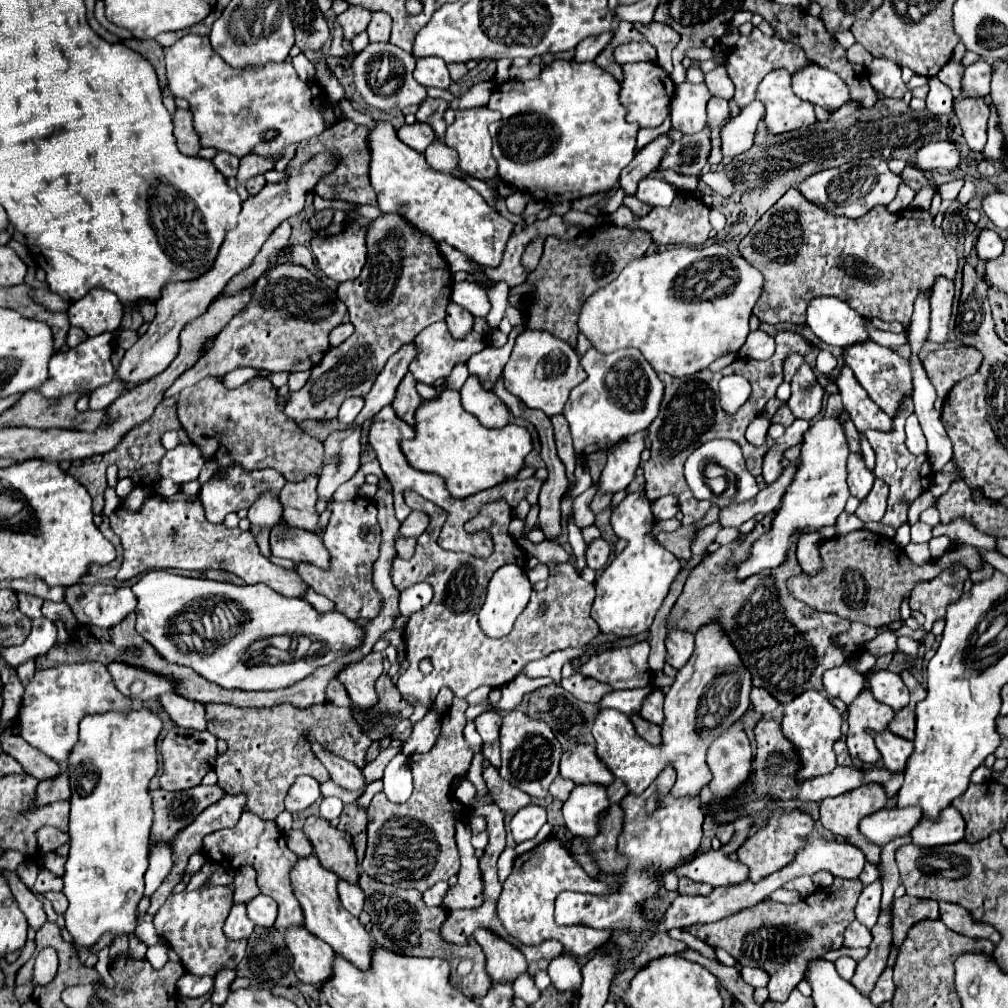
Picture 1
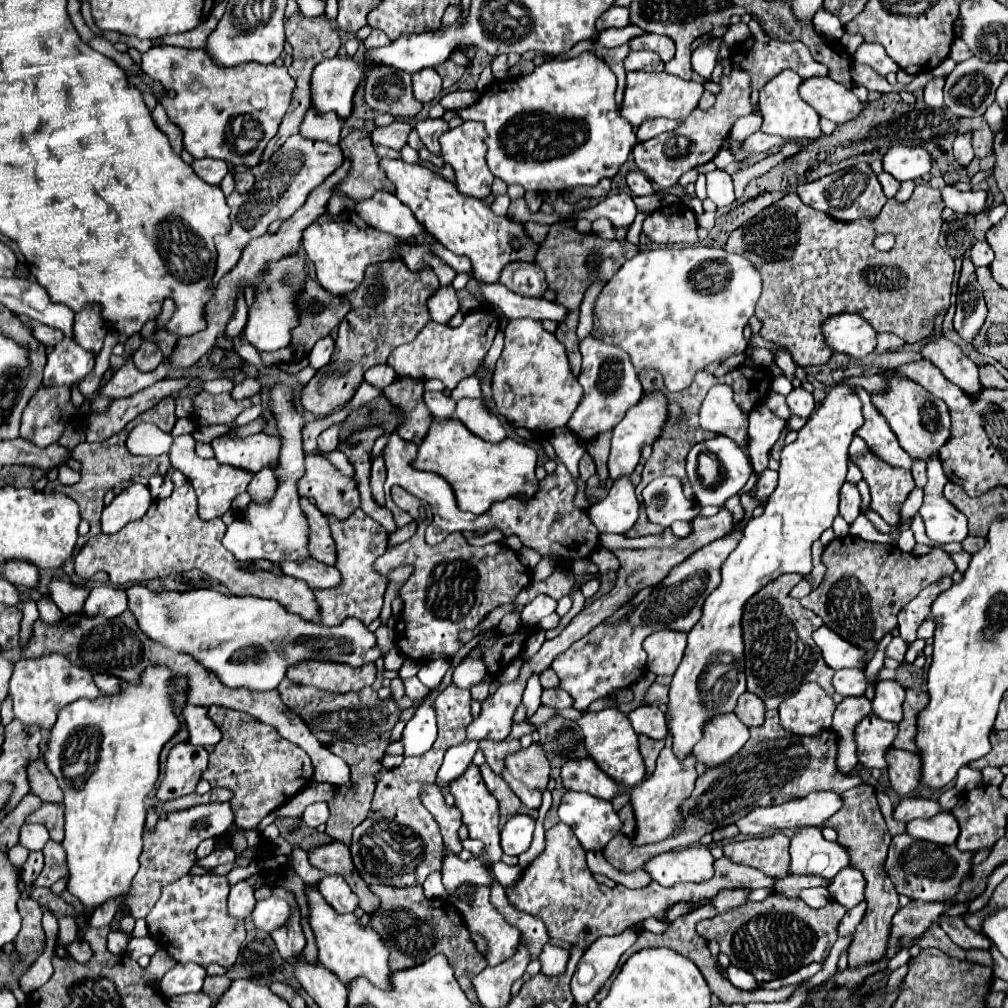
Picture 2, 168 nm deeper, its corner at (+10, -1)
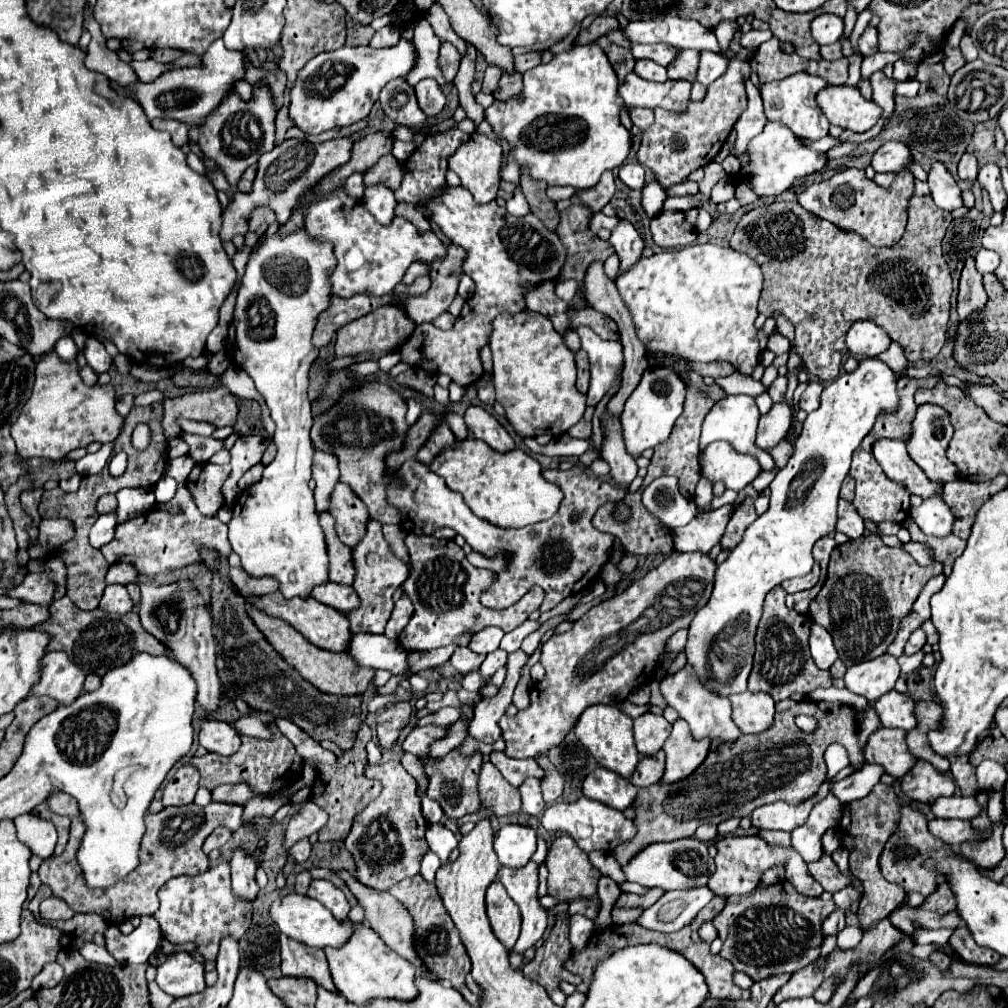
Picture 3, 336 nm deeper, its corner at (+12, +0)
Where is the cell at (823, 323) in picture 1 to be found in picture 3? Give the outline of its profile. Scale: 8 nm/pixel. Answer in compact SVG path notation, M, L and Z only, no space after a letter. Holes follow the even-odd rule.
M856 321L846 335L848 351L856 357L878 357L890 347L890 343L892 339L888 333L872 321Z

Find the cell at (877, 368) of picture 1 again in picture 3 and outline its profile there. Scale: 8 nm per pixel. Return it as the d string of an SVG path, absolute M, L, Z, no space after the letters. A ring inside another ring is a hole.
M922 405L918 407L916 419L912 423L912 437L906 441L908 453L910 457L916 461L916 465L920 465L920 469L934 481L934 483L948 483L948 481L956 481L956 465L952 465L952 461L948 461L946 457L946 449L948 443L952 439L952 425L950 425L950 417L948 413L938 407L938 405Z

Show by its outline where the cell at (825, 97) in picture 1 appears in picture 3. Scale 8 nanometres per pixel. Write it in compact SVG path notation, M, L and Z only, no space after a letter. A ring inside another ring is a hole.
M830 85L818 93L818 105L832 125L854 133L870 131L882 117L882 109L860 95L858 87Z

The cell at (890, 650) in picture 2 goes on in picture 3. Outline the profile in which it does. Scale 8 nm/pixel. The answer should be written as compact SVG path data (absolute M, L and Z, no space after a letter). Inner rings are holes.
M916 629L916 631L912 633L912 637L908 639L904 653L906 653L906 655L912 655L912 653L920 651L924 645L926 645L926 633L924 633L922 629Z

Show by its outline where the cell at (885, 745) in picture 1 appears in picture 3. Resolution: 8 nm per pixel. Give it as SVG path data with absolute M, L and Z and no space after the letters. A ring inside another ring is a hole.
M918 761L914 769L906 777L902 777L902 791L914 801L932 805L936 797L952 797L956 783L926 761Z

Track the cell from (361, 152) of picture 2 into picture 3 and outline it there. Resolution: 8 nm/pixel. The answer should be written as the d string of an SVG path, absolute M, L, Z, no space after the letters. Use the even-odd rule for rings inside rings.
M384 155L372 169L366 171L364 181L366 185L386 183L392 191L396 191L400 187L402 177L404 177L404 169L400 167L398 159L394 159L394 155Z

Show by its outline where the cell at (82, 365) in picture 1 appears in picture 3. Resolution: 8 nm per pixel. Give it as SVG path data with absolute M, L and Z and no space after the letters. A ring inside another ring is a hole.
M64 335L64 337L56 343L54 351L56 351L64 361L76 361L76 355L78 355L78 347L76 347L76 343L72 341L70 335Z

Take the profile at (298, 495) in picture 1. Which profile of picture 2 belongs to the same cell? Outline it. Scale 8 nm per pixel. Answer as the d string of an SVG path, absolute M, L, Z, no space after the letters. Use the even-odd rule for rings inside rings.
M300 498L300 506L302 506L302 512L306 514L308 526L310 526L310 542L308 542L310 554L324 564L334 564L336 550L334 550L334 540L330 536L326 516L308 498Z

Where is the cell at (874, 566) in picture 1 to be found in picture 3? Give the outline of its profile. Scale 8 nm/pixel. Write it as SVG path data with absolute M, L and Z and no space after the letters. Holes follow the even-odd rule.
M874 533L838 545L832 551L828 579L810 605L810 617L834 639L846 667L886 653L902 617L906 617L924 585L942 573L940 563L920 567L904 549L892 549Z

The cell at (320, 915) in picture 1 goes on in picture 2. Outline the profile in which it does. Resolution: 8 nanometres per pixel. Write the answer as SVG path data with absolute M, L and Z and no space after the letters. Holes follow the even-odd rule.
M306 886L306 898L308 898L308 922L316 936L318 944L318 962L324 964L328 970L332 970L344 984L348 984L356 976L368 978L378 988L388 988L388 950L382 942L382 938L370 928L360 922L354 914L338 914L336 910L330 910L330 904L318 894L318 888Z

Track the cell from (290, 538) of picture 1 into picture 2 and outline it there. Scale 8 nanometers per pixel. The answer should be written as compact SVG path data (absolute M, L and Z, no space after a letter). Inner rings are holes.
M306 558L306 562L280 562L280 570L308 582L310 588L332 588L340 584L340 572L316 558Z

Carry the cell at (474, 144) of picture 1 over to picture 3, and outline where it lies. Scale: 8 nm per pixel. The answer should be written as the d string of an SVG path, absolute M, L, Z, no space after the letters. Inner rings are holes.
M474 133L448 161L478 203L496 199L502 169L502 145L486 135Z

